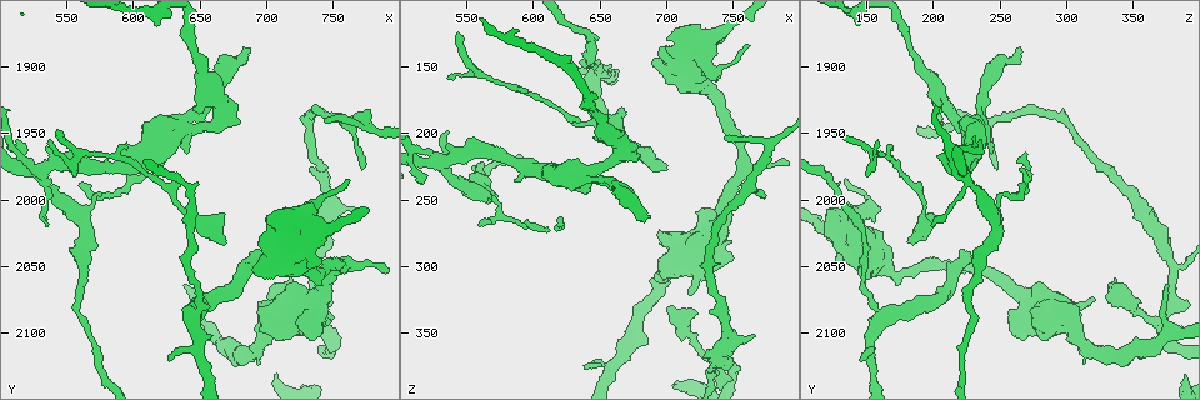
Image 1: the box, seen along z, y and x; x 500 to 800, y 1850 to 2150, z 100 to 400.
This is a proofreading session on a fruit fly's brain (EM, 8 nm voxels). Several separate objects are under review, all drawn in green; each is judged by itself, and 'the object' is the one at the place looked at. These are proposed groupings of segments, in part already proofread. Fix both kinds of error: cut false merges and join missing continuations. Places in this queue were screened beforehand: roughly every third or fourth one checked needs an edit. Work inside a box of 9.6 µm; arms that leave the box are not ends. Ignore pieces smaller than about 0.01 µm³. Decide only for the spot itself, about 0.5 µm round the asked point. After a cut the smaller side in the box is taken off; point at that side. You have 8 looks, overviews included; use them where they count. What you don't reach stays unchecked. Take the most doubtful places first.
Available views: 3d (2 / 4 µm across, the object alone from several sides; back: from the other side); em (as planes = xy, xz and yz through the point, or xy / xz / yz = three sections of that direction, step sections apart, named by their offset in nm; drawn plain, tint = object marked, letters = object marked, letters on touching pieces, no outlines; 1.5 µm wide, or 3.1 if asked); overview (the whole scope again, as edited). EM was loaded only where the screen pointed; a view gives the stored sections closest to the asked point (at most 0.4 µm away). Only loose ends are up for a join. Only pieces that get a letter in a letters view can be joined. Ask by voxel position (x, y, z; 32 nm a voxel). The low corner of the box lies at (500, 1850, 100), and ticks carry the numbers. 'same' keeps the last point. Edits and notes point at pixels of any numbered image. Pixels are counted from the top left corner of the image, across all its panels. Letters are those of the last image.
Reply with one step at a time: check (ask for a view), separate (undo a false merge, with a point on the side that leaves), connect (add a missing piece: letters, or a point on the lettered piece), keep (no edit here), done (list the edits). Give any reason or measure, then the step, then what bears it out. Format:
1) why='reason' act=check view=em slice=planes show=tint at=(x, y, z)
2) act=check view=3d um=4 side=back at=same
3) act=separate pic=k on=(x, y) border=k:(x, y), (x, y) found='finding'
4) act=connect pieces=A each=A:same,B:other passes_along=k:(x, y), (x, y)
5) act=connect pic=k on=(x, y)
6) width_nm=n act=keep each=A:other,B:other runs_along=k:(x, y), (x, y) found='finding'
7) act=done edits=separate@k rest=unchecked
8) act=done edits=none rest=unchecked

act=check view=3d um=2 at=(628, 2122, 144)

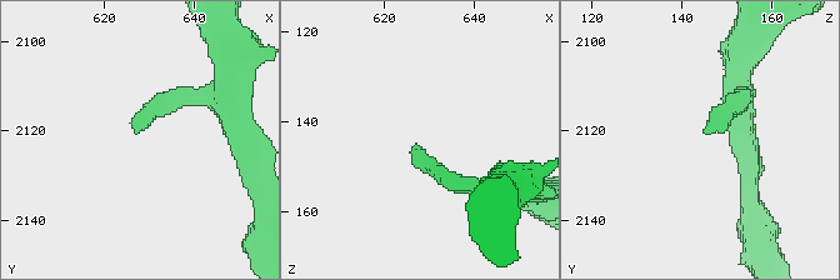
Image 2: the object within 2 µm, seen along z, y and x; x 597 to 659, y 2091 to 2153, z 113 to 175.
why='shape alone is not enough' act=check view=em slice=xz step=8 show=tint at=(627, 2121, 146)

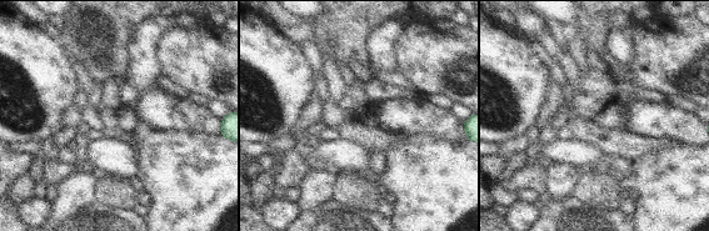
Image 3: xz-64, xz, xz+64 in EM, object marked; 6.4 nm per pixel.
act=check view=em slice=planes show=letters at=same

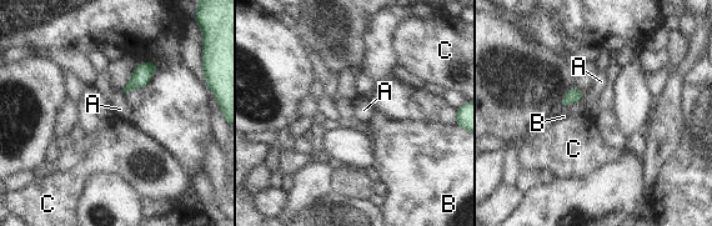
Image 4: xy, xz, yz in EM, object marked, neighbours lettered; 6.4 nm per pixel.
act=keep each=A:other,B:other,C:other border=4:(139, 89), (131, 89), (124, 94) found='no lettered piece goes on from it'

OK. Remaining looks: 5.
why='an open end' act=check view=3d um=2 at=(544, 1952, 126)

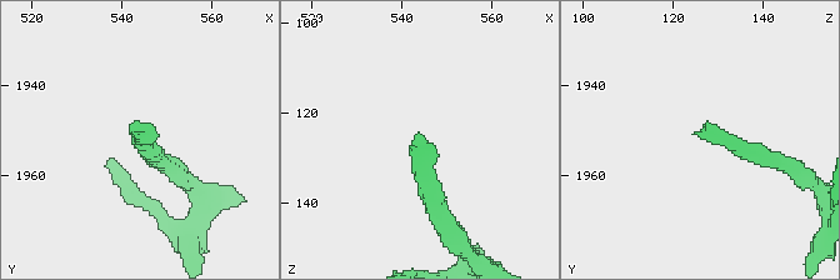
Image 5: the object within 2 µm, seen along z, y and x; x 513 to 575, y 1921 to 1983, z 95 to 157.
act=check view=em slice=xy step=4 show=letters at=(544, 1949, 125)

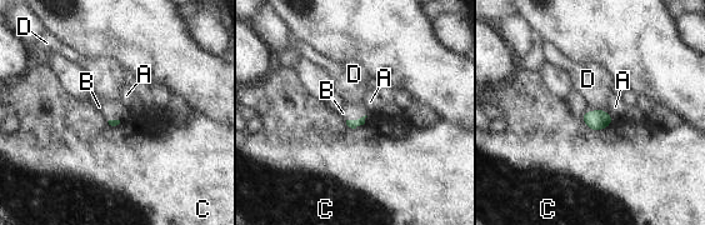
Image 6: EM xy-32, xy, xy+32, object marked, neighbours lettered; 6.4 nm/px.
act=connect pic=6 on=(350, 111) each=A:other,B:same,C:other,D:other found='it goes on there'

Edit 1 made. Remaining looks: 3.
act=check view=overview

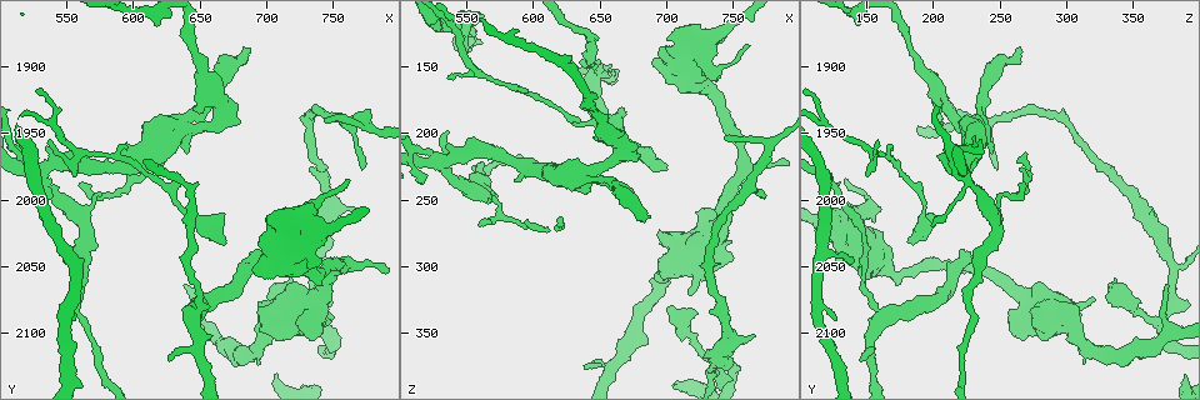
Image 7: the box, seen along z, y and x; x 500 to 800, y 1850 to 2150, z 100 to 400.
why='a fork' act=check view=3d um=4 at=(734, 2054, 378)

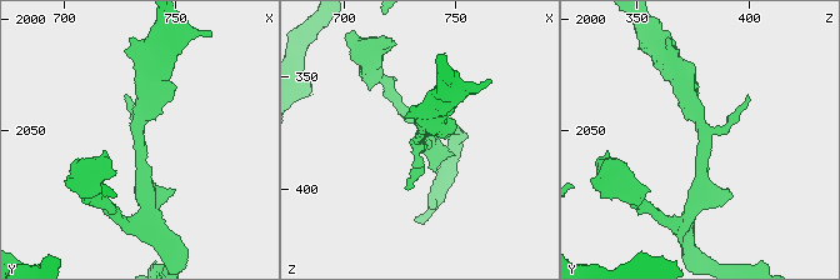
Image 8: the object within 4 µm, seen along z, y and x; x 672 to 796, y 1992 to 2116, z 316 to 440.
arms=3 act=check view=em slice=planes show=letters at=(733, 2052, 378)

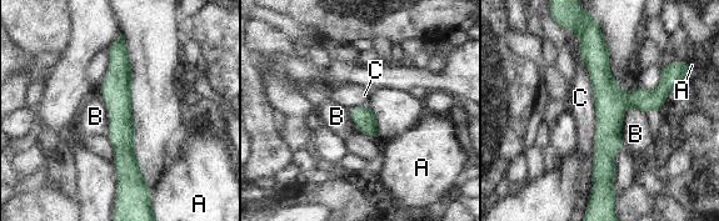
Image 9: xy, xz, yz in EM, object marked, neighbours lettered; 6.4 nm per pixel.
width_nm=140 act=keep each=A:other,B:other,C:other border=9:(570, 29), (594, 99), (590, 196) found='all the same cell'

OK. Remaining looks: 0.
act=done edits=connect@6 rest=unchecked

